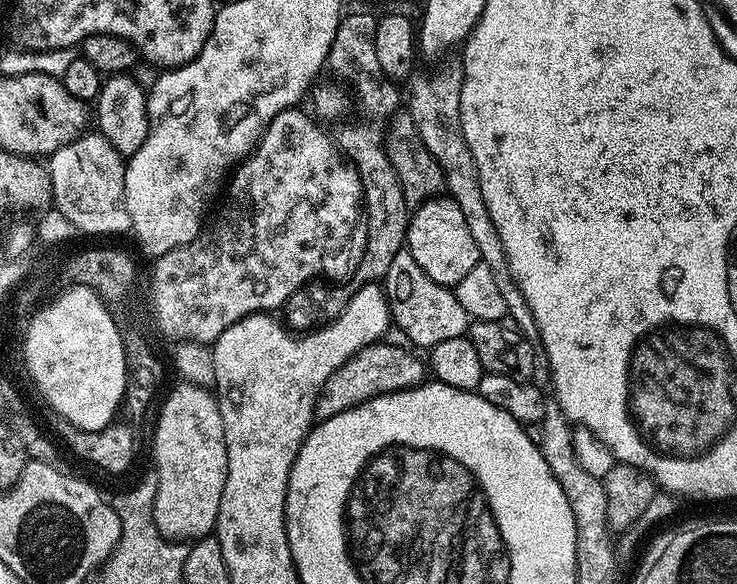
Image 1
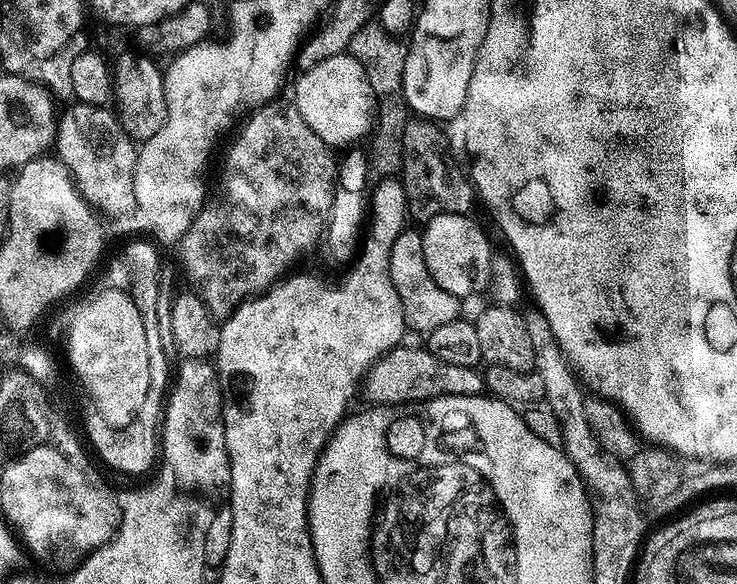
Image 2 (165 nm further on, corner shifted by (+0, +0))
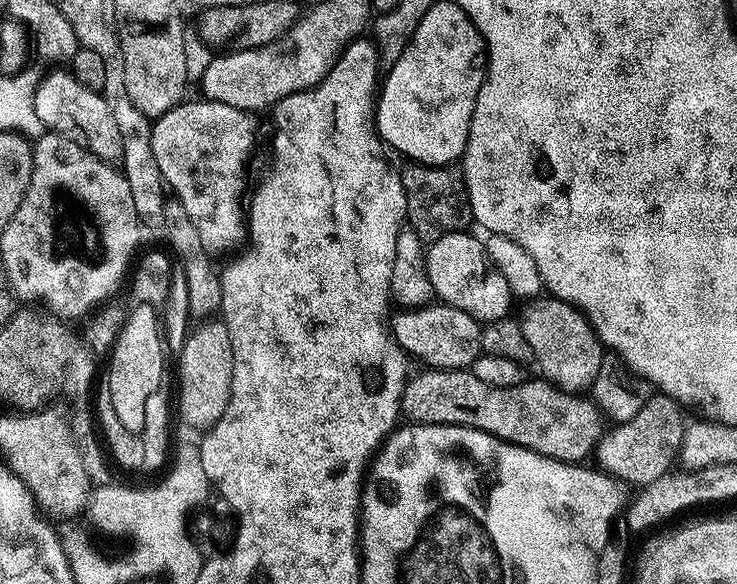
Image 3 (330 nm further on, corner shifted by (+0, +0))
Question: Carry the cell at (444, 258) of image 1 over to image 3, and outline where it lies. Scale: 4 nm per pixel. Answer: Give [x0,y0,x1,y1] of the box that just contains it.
[424,232,514,322]

